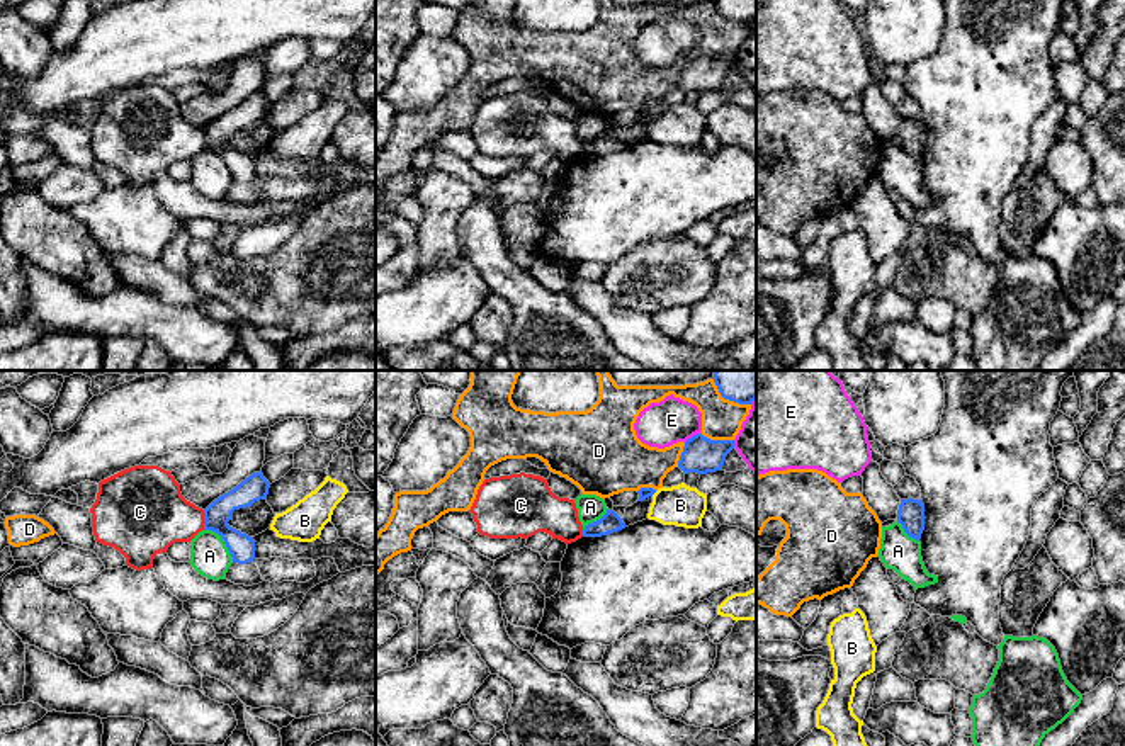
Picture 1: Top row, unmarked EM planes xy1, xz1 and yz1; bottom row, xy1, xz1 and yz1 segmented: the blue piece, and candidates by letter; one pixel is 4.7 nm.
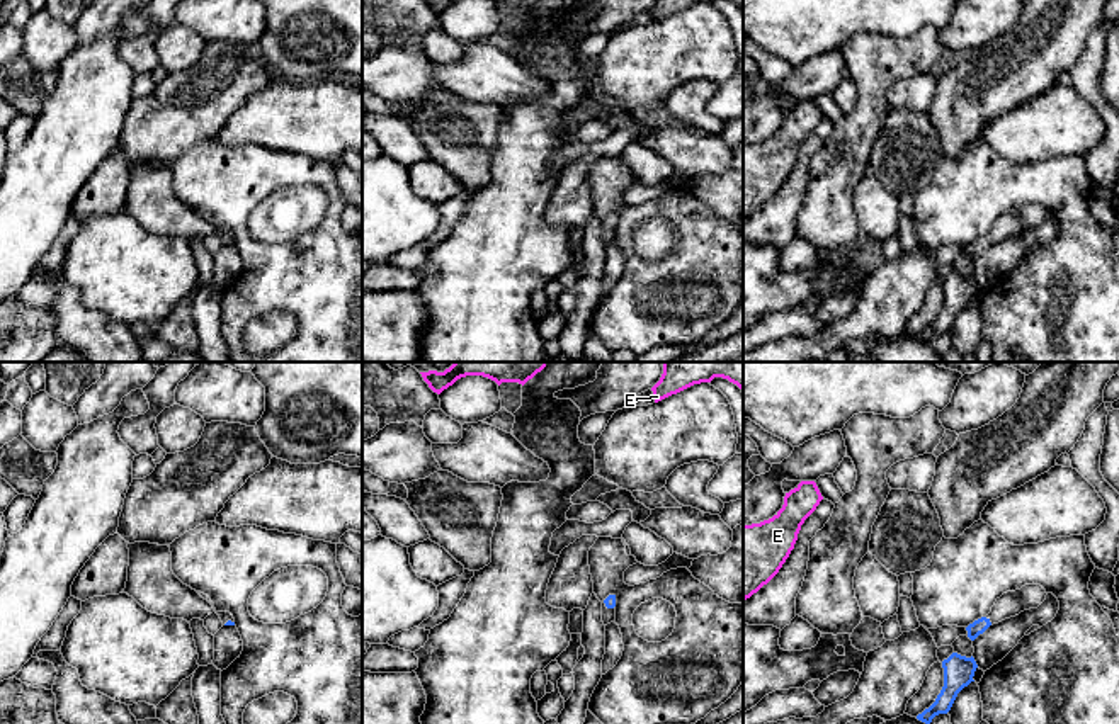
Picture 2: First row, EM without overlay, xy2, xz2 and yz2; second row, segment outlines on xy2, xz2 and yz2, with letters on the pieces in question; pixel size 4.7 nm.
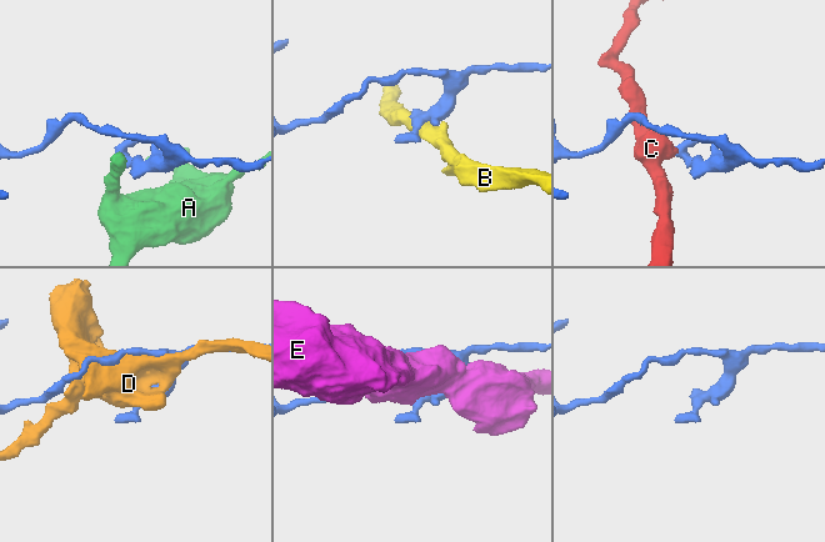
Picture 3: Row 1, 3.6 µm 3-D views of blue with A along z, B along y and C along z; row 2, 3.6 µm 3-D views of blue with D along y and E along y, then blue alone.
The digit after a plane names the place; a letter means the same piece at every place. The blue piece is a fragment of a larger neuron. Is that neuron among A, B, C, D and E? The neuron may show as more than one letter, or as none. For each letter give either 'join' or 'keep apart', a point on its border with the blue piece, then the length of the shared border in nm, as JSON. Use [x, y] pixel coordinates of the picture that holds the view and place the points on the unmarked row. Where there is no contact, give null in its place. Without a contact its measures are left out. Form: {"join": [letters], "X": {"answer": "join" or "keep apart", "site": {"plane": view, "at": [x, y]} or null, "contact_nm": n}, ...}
{"join": [], "A": {"answer": "keep apart", "site": {"plane": "xy1", "at": [225, 162]}, "contact_nm": 220}, "B": {"answer": "keep apart", "site": {"plane": "xz1", "at": [653, 113]}, "contact_nm": 40}, "C": {"answer": "keep apart", "site": {"plane": "xy1", "at": [206, 140]}, "contact_nm": 100}, "D": {"answer": "keep apart", "site": {"plane": "xz1", "at": [717, 60]}, "contact_nm": 170}, "E": {"answer": "keep apart", "site": {"plane": "xz1", "at": [694, 55]}, "contact_nm": 90}}

